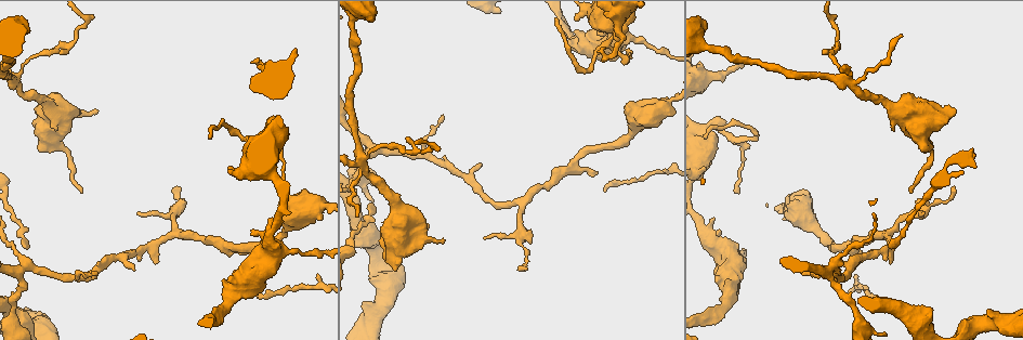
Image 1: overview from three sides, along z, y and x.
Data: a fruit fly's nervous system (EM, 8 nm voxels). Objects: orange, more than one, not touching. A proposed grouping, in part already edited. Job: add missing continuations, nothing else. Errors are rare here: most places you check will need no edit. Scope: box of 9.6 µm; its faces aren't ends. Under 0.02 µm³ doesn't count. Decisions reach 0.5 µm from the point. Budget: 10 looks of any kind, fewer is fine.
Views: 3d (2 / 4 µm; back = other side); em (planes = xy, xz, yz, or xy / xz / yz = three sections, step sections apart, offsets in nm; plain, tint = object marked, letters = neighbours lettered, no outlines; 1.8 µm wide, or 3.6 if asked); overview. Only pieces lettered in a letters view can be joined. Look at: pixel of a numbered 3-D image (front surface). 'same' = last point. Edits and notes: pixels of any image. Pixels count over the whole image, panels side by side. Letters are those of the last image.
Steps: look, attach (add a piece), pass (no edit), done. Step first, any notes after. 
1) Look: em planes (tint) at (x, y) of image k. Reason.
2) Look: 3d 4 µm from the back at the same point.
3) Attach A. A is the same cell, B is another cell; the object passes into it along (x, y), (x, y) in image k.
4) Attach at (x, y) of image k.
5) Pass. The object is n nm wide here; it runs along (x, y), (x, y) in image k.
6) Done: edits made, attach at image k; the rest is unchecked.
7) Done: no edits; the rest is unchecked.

Look: 3d 4 µm at (396, 269) of image 1. An open end.

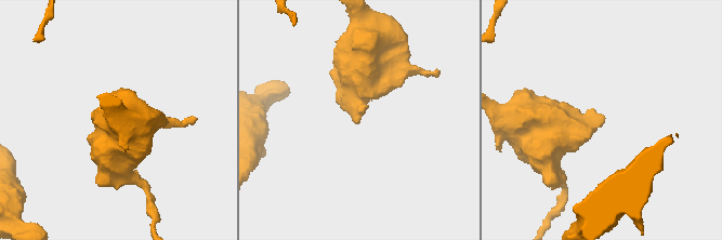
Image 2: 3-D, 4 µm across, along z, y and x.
Look: em planes (letters) at (358, 121) of image 2. Shape alone is not enough.

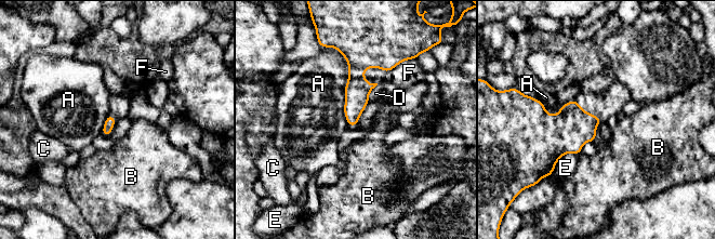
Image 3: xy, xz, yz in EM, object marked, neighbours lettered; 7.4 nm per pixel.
Pass. A, B, C, D, E and F are other cells; a border runs along (335, 49), (347, 64), (348, 125) in image 3; no lettered piece goes on from it.

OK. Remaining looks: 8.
Look: 3d 4 µm at (254, 59) of image 1. Tapers out.

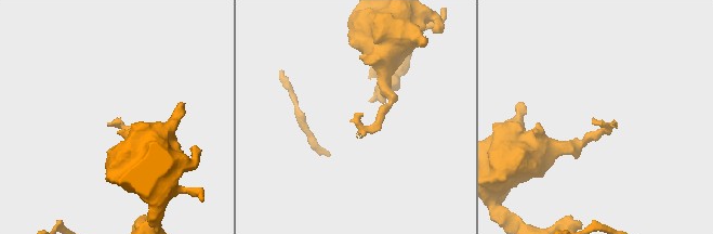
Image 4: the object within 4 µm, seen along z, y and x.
Look: em 3.6 µm xz step 8 (letters) at (355, 113) of image 4.

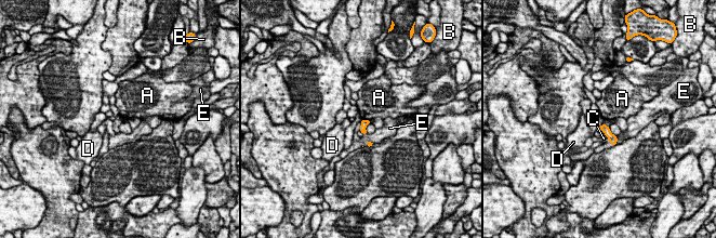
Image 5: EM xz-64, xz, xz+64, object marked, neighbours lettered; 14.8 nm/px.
Look: em 3.6 µm xy step 8 (letters) at the same point.

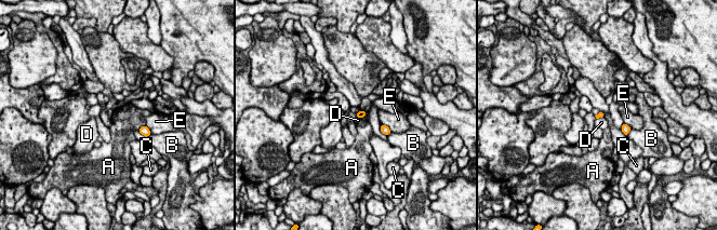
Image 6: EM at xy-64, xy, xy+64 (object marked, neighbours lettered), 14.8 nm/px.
Pass. The longest contact is with E, 180 nm; A, B, C, D and E are other cells; a border runs along (145, 124), (137, 130) in image 6; none of them fits.

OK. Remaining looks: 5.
Look: 3d 4 µm at (272, 134) of image 1. Sudden change in width.

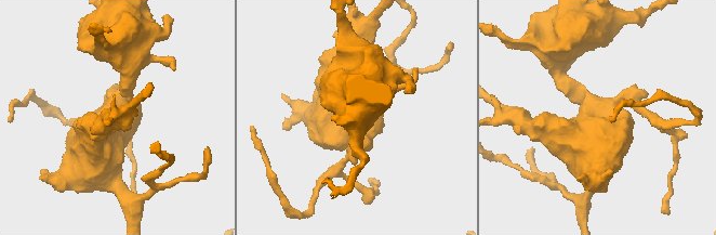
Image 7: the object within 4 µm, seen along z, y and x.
Look: em 3.6 µm planes (letters) at (604, 114) of image 7.

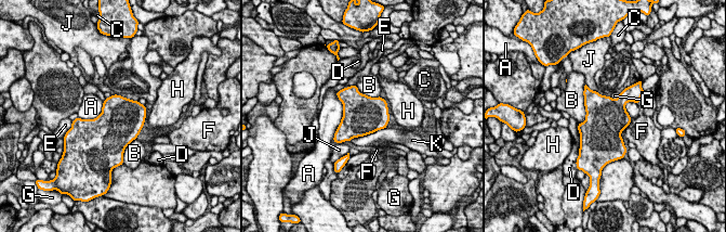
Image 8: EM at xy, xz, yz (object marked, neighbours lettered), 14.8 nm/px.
Pass. A, B, C, D, E, F, G, H, J and K are other cells; a border runs along (619, 93), (615, 99), (610, 97) in image 8; no lettered piece goes on from it.

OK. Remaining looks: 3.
Look: em xy step 16 (tint) at (252, 234) of image 1. Free end.

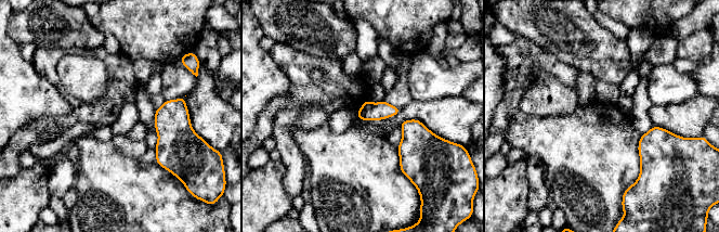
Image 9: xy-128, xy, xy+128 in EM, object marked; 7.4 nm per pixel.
Look: em planes (letters) at the same point. Another direction.

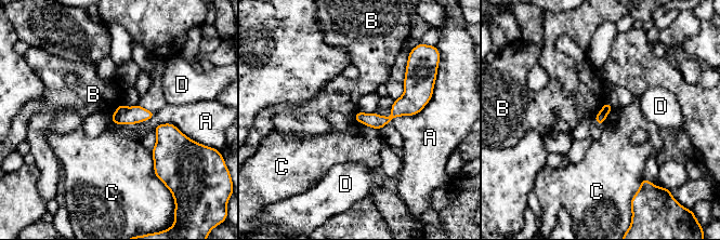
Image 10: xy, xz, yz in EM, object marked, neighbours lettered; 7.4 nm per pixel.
Pass. A, B, C and D are other cells; it runs along (422, 103), (389, 119), (356, 117) in image 10; no lettered piece goes on from it.

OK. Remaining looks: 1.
Done: no edits; the rest is unchecked.

